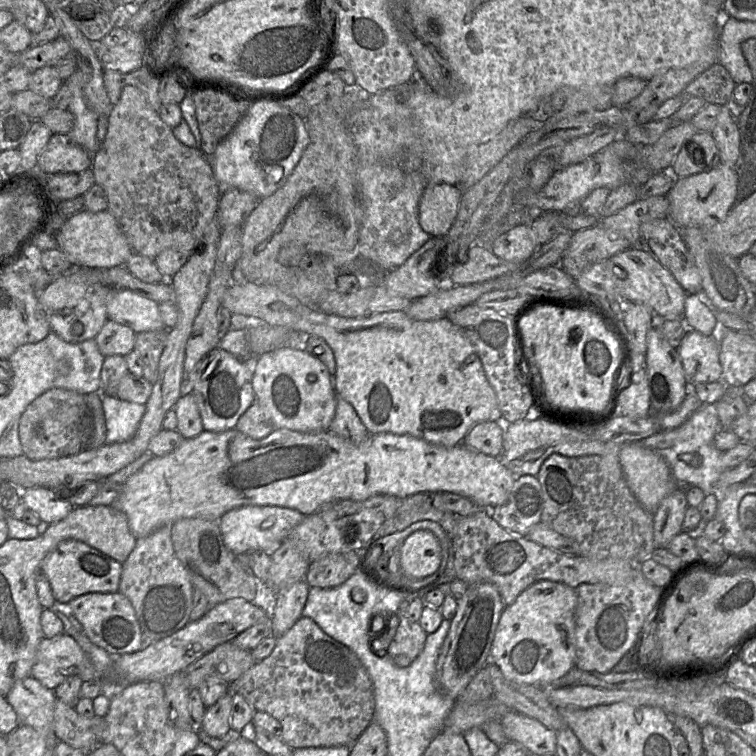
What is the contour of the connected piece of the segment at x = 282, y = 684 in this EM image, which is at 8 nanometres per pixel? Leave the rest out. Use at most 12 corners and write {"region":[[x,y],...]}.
{"region":[[311,618],[231,686],[292,749],[351,746],[367,669]]}

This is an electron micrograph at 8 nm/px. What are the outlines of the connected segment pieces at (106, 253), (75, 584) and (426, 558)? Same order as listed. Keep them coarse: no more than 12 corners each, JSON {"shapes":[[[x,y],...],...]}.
{"shapes":[[[82,210],[56,232],[74,267],[125,266],[132,253],[108,211]],[[61,541],[42,561],[60,607],[113,593],[122,564],[88,544]],[[416,530],[399,545],[409,578],[438,570],[441,547],[431,531]]]}

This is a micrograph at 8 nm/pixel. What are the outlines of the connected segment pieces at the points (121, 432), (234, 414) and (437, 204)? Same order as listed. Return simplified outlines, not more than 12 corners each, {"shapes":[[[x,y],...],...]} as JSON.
{"shapes":[[[102,394],[106,443],[133,438],[145,405]],[[217,347],[197,364],[192,394],[204,430],[235,428],[255,401],[256,357]],[[427,183],[419,224],[444,237],[456,218],[463,191]]]}

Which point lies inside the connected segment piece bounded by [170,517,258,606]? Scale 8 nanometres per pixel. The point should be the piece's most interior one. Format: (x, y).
(197, 542)

